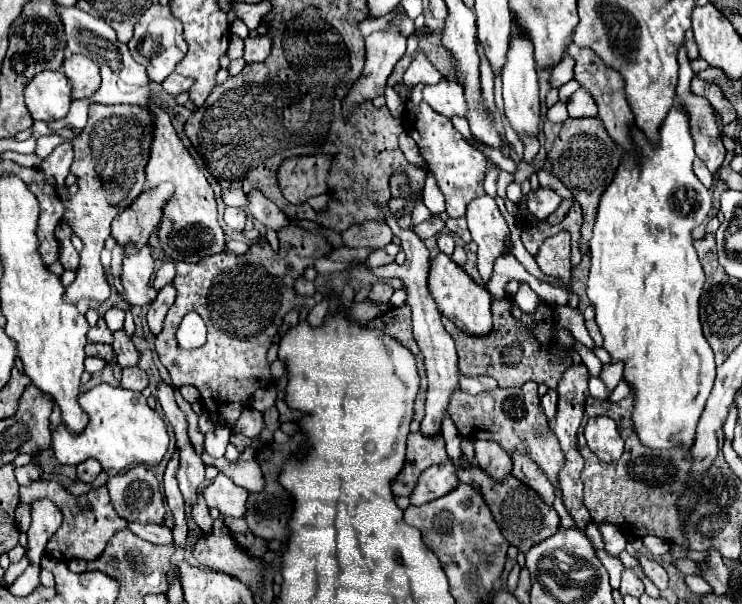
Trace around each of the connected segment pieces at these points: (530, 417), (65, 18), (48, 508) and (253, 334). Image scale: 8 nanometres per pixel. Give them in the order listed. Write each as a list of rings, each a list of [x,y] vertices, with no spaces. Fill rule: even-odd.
[[[528,382],[522,388],[496,388],[492,392],[482,392],[480,396],[468,396],[458,390],[450,400],[450,418],[456,424],[458,432],[470,440],[492,440],[500,444],[508,454],[520,452],[528,454],[540,470],[548,476],[554,488],[560,488],[560,470],[566,464],[560,442],[548,428],[548,420],[542,412],[538,398],[538,384]]]
[[[56,6],[56,12],[62,20],[64,34],[66,34],[66,46],[72,54],[82,54],[94,60],[100,66],[100,76],[102,76],[102,86],[96,90],[96,94],[90,98],[90,102],[100,102],[100,104],[146,104],[150,102],[150,90],[148,82],[150,78],[146,76],[146,68],[136,64],[134,58],[130,56],[130,50],[126,44],[122,44],[116,38],[116,32],[104,22],[96,20],[94,16],[88,16],[86,12],[80,12],[78,8],[66,8],[66,6]]]
[[[36,500],[32,506],[32,524],[28,528],[28,558],[32,564],[40,564],[44,546],[50,536],[62,526],[64,514],[50,500]]]
[[[286,226],[276,234],[280,242],[278,252],[272,250],[266,236],[260,236],[242,256],[220,252],[204,256],[196,264],[176,262],[174,284],[178,296],[166,314],[162,332],[156,336],[156,352],[174,386],[192,384],[202,392],[202,404],[216,424],[232,426],[240,410],[250,404],[252,394],[272,382],[266,352],[284,314],[294,306],[314,306],[314,300],[294,294],[294,282],[308,266],[332,250],[332,244],[322,232]],[[192,310],[206,322],[208,340],[202,348],[182,350],[174,340],[174,332],[184,314]]]

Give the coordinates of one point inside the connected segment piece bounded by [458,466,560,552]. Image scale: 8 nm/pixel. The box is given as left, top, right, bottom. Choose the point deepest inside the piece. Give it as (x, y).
(525, 520)

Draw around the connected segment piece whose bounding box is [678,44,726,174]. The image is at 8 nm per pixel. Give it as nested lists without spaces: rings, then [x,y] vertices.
[[[684,44],[678,50],[678,64],[680,64],[678,98],[682,106],[686,106],[688,116],[690,116],[690,128],[692,128],[692,136],[696,142],[696,154],[704,160],[708,170],[716,174],[716,170],[722,166],[726,150],[722,146],[722,138],[716,128],[714,110],[708,106],[704,98],[694,96],[690,92],[690,80],[694,78],[694,72],[690,68],[690,60],[688,60]]]

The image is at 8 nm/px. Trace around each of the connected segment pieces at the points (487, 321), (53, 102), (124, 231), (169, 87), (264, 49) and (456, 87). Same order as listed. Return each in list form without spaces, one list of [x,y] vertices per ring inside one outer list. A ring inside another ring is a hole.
[[[438,254],[430,262],[430,272],[428,272],[428,290],[432,298],[436,300],[440,312],[448,316],[458,328],[472,336],[484,336],[492,330],[492,314],[490,314],[490,292],[484,286],[478,286],[466,272],[460,268],[452,258],[446,254]]]
[[[40,72],[24,90],[26,106],[34,120],[56,122],[68,114],[70,84],[62,72]]]
[[[160,184],[154,190],[144,190],[134,204],[130,204],[116,220],[112,222],[112,238],[126,252],[130,246],[144,248],[150,234],[162,216],[164,200],[172,196],[172,184]]]
[[[172,72],[172,76],[168,76],[168,80],[162,82],[162,90],[166,90],[170,96],[178,96],[182,92],[188,92],[190,86],[192,86],[192,80],[184,78],[176,72]]]
[[[248,36],[244,40],[244,60],[246,62],[260,62],[260,60],[266,60],[268,54],[270,54],[270,48],[272,48],[272,36]]]
[[[454,78],[440,80],[434,86],[426,86],[424,102],[428,102],[434,112],[438,112],[446,118],[454,118],[454,116],[466,118],[466,112],[468,112],[464,88]]]

